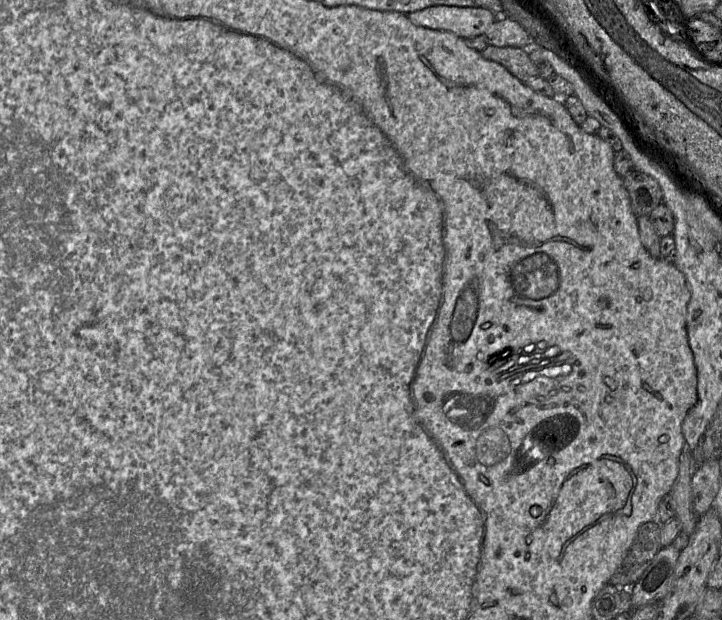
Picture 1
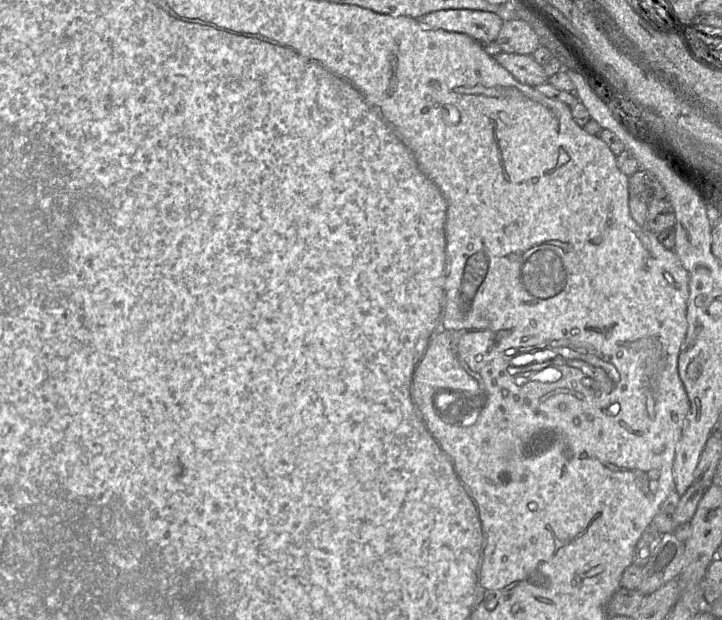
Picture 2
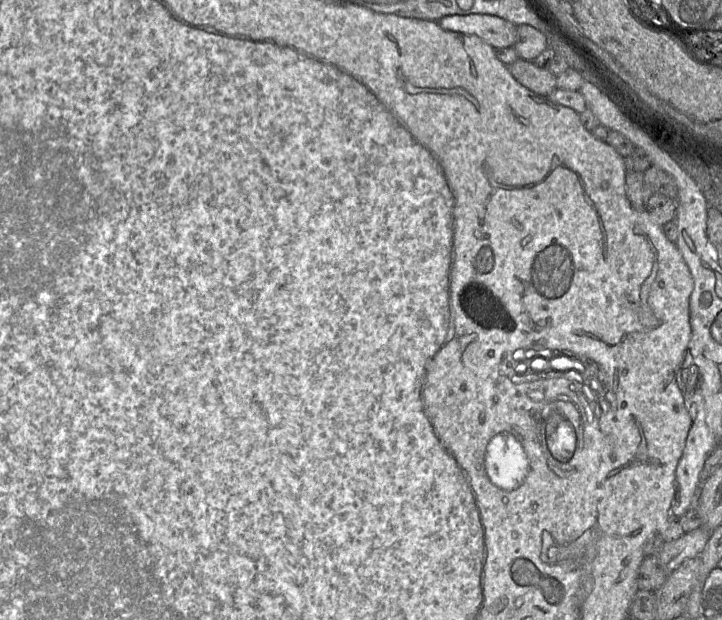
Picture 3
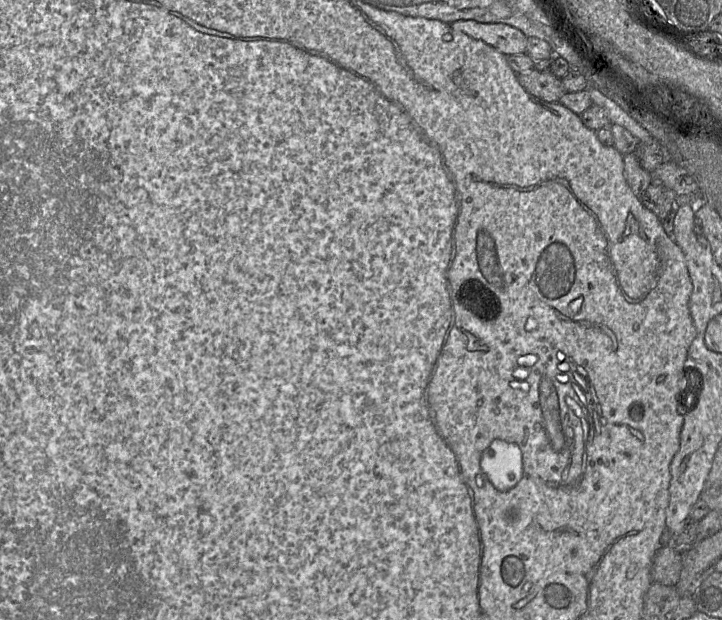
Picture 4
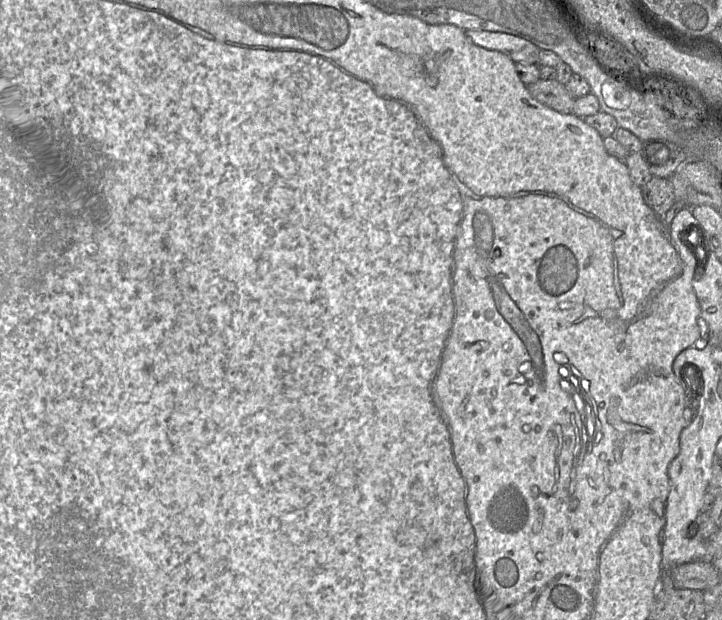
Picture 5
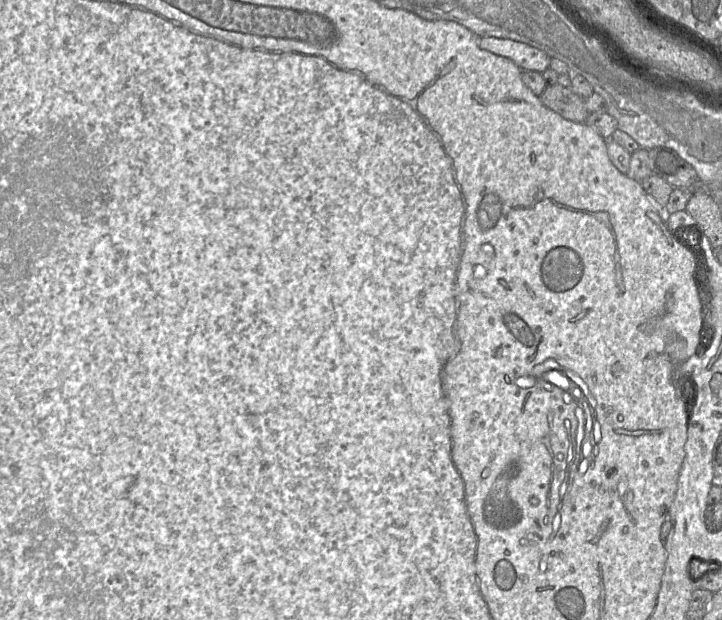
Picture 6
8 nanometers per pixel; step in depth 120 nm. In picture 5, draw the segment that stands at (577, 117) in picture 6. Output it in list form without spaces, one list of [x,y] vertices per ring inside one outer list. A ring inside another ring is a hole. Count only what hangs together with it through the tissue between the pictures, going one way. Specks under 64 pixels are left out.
[[[539,79],[527,85],[531,96],[544,106],[562,114],[572,114],[575,99],[567,88],[555,80]]]

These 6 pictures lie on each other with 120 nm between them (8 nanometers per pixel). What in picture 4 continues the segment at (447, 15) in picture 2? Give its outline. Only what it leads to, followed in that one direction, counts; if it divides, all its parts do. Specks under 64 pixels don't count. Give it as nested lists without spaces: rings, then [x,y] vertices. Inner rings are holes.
[[[458,20],[450,24],[473,39],[481,40],[505,56],[526,53],[528,37],[519,29],[504,23],[480,23]]]

